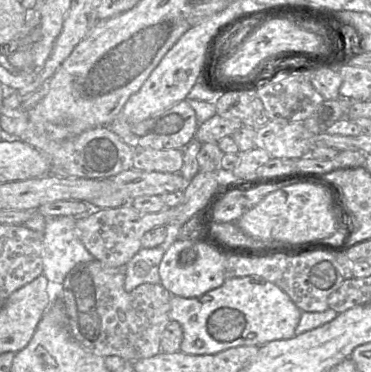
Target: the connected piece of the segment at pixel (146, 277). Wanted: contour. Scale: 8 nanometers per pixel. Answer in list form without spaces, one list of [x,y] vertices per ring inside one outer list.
[[[166,244],[155,248],[141,248],[125,265],[124,289],[131,292],[141,284],[161,284],[159,265],[166,252]]]

